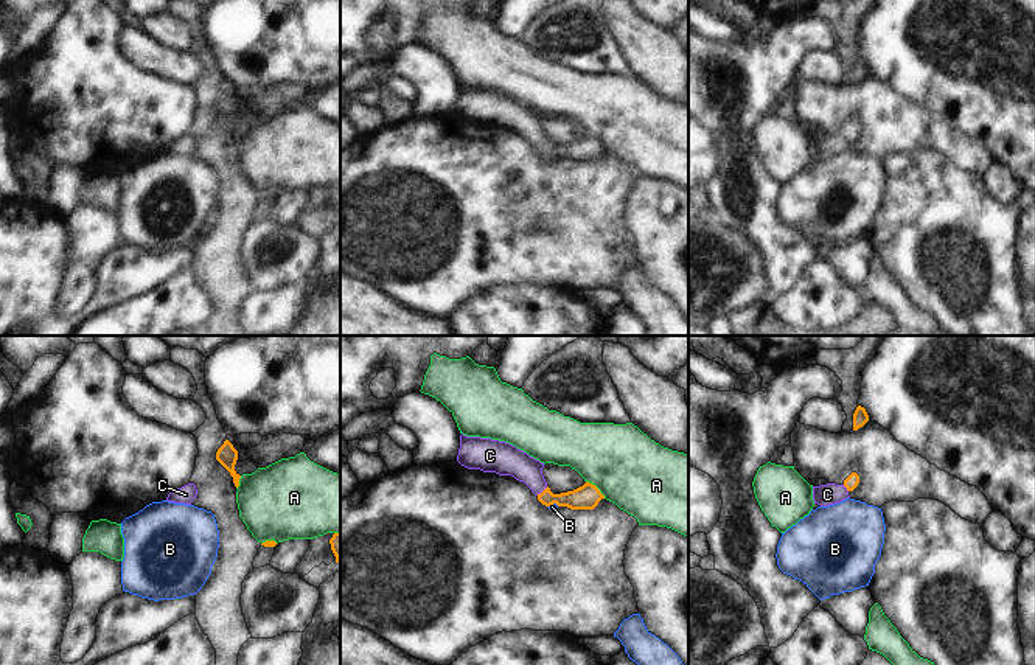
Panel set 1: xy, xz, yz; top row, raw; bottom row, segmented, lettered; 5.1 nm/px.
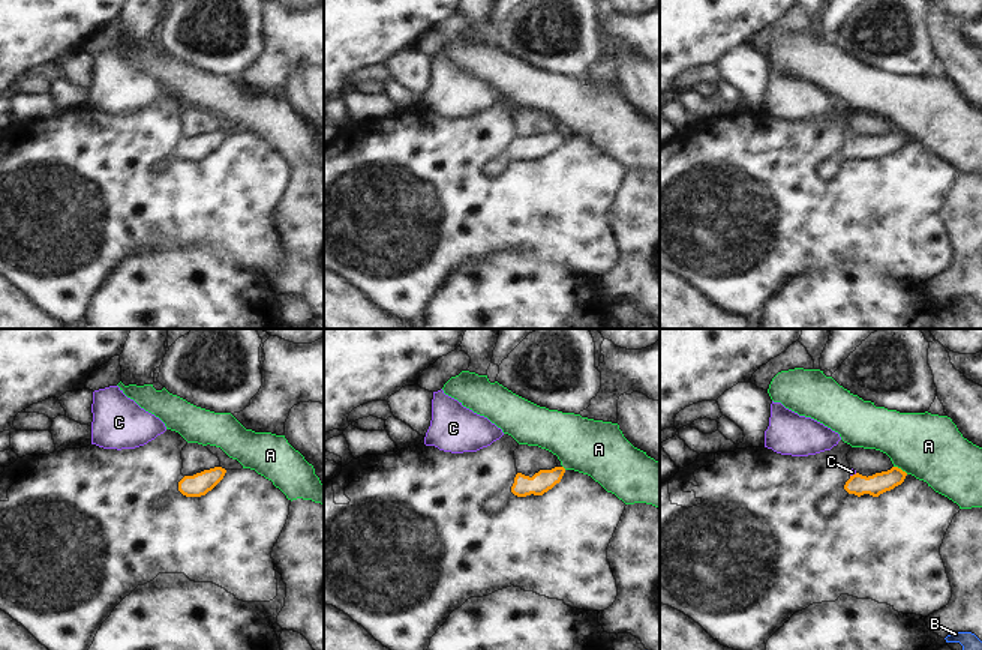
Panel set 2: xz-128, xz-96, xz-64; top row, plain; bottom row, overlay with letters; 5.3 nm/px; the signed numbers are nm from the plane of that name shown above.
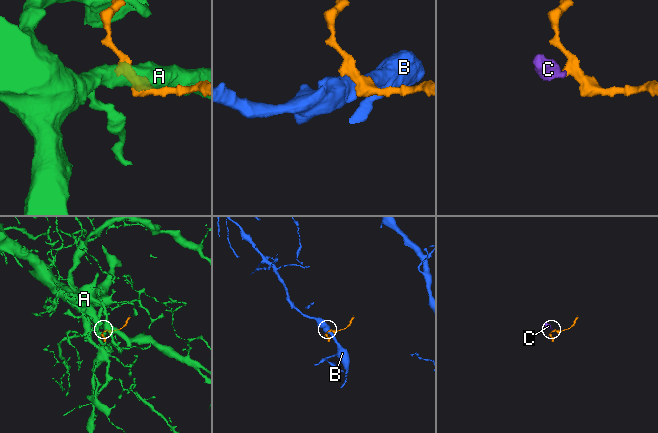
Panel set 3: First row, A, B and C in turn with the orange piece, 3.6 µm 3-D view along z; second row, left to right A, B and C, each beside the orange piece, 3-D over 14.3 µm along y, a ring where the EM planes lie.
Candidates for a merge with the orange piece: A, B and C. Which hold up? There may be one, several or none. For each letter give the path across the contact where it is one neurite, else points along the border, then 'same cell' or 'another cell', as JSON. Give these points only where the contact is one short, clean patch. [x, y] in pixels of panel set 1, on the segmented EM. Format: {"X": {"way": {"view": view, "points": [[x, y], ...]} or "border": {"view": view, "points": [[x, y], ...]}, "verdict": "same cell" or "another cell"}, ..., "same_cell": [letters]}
{"A": {"verdict": "another cell"}, "B": {"verdict": "another cell"}, "C": {"way": {"view": "xz", "points": [[588, 496], [550, 499], [543, 491], [515, 462], [505, 460]]}, "verdict": "same cell"}, "same_cell": ["C"]}

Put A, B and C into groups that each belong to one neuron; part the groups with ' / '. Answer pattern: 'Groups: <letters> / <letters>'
Groups: A / B / C.

